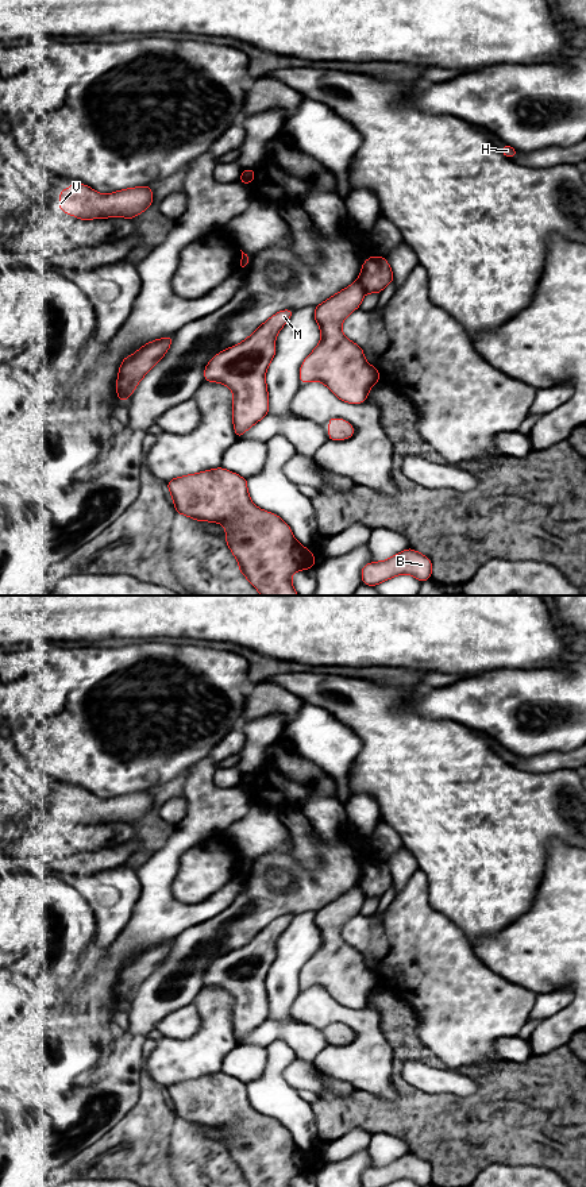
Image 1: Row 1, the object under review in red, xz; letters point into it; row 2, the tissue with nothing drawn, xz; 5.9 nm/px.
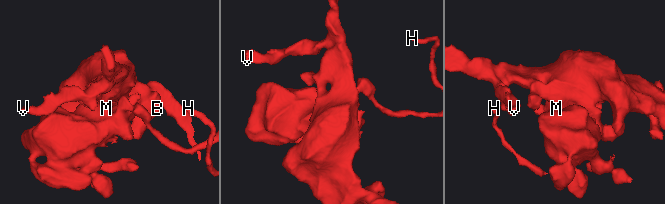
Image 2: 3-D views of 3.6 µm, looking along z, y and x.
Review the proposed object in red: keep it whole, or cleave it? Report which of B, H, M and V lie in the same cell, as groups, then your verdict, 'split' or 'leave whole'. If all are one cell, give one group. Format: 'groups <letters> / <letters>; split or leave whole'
groups B M V / H; split

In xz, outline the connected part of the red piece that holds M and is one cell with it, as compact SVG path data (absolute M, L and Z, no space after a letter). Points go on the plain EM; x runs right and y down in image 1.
M293 916L277 917L246 945L216 959L204 974L204 986L220 987L232 998L232 1026L238 1044L269 1020L266 975L275 960L275 941Z

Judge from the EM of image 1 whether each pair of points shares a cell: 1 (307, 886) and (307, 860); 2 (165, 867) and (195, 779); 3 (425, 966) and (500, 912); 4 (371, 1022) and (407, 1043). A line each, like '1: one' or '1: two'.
1: two
2: one
3: two
4: two

